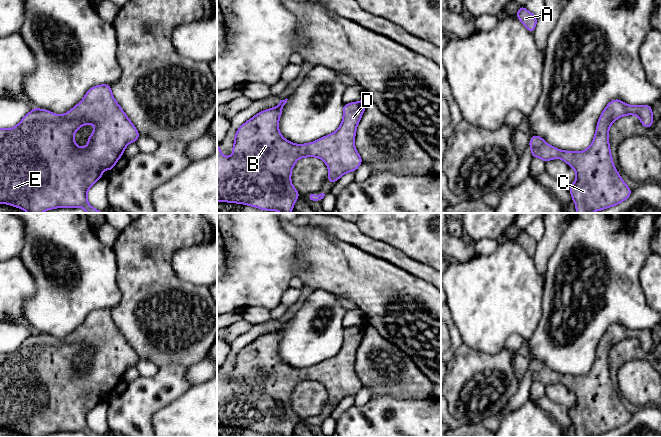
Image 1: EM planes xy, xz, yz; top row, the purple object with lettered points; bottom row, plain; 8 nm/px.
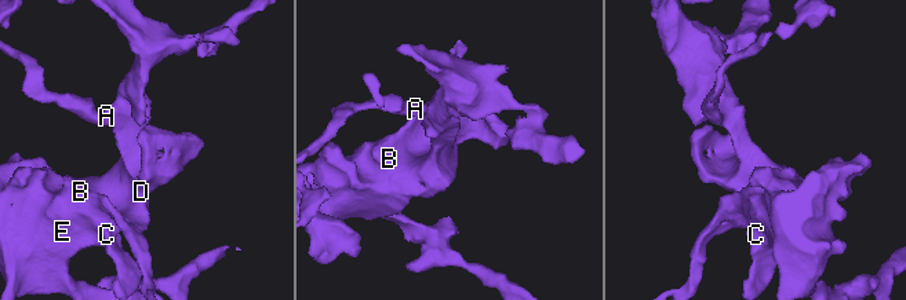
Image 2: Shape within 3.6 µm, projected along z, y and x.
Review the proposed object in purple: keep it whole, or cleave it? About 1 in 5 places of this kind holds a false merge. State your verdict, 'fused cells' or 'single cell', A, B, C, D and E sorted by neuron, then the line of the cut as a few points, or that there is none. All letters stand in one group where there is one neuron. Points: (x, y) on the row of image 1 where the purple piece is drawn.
single cell | A B C D E | no cut

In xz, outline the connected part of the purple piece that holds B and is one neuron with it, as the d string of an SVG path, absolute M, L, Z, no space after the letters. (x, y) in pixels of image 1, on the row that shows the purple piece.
M287 98L285 100L280 100L277 107L259 112L238 128L234 138L232 157L225 157L220 152L220 143L217 144L217 202L239 203L257 207L261 210L290 213L293 211L294 204L300 196L296 188L291 184L291 171L298 159L302 157L321 158L328 167L328 182L332 184L339 180L339 178L345 173L355 172L356 169L363 163L354 146L354 141L357 125L362 117L367 103L369 102L368 99L344 104L343 120L335 132L312 143L301 145L287 141L281 136L279 131L278 123L282 113L282 107L287 103L287 100Z

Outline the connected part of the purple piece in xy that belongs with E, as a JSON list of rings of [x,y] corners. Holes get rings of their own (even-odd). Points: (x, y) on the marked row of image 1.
[[[111,85],[90,88],[81,102],[60,116],[49,110],[33,108],[14,128],[0,129],[0,203],[19,207],[29,213],[62,207],[80,207],[88,213],[103,213],[89,205],[87,191],[103,177],[104,169],[113,171],[127,144],[136,143],[139,136],[138,130],[114,99]],[[85,124],[95,124],[96,127],[88,137],[87,146],[80,148],[74,142],[74,134]]]

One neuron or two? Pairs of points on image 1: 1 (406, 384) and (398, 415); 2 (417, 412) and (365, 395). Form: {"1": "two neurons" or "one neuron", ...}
{"1": "two neurons", "2": "two neurons"}

